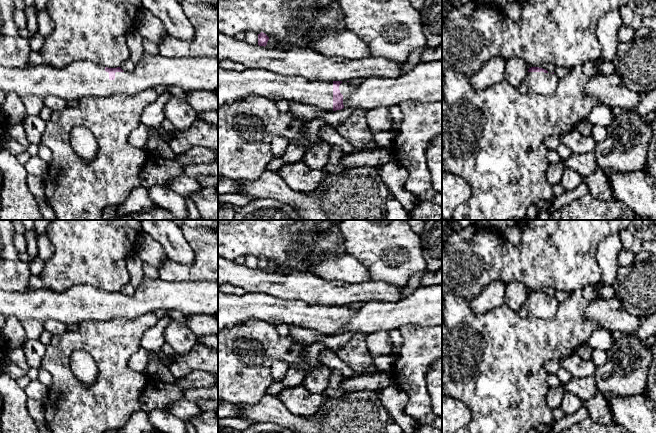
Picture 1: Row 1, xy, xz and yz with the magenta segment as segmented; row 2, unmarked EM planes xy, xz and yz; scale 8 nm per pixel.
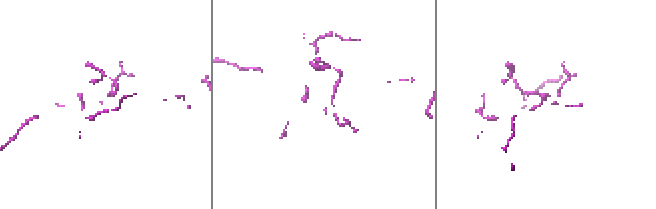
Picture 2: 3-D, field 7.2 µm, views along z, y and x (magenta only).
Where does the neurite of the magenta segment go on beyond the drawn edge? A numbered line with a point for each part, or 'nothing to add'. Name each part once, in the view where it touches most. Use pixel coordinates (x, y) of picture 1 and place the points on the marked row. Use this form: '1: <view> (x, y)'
1: xy (79, 79)

